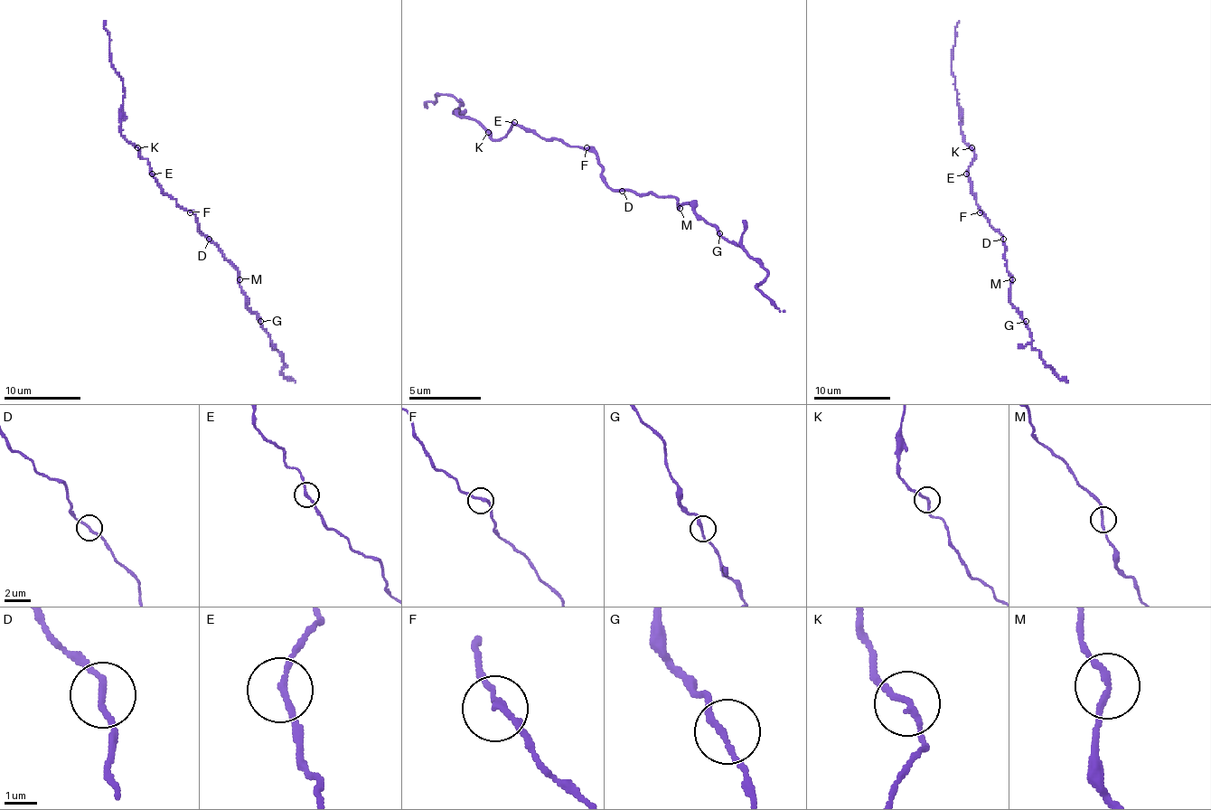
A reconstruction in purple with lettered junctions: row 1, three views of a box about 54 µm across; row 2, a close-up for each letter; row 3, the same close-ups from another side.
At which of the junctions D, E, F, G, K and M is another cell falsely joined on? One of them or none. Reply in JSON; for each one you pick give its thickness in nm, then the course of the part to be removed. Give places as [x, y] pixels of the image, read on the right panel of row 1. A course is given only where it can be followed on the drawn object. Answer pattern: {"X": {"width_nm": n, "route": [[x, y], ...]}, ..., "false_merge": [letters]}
{"false_merge": []}

